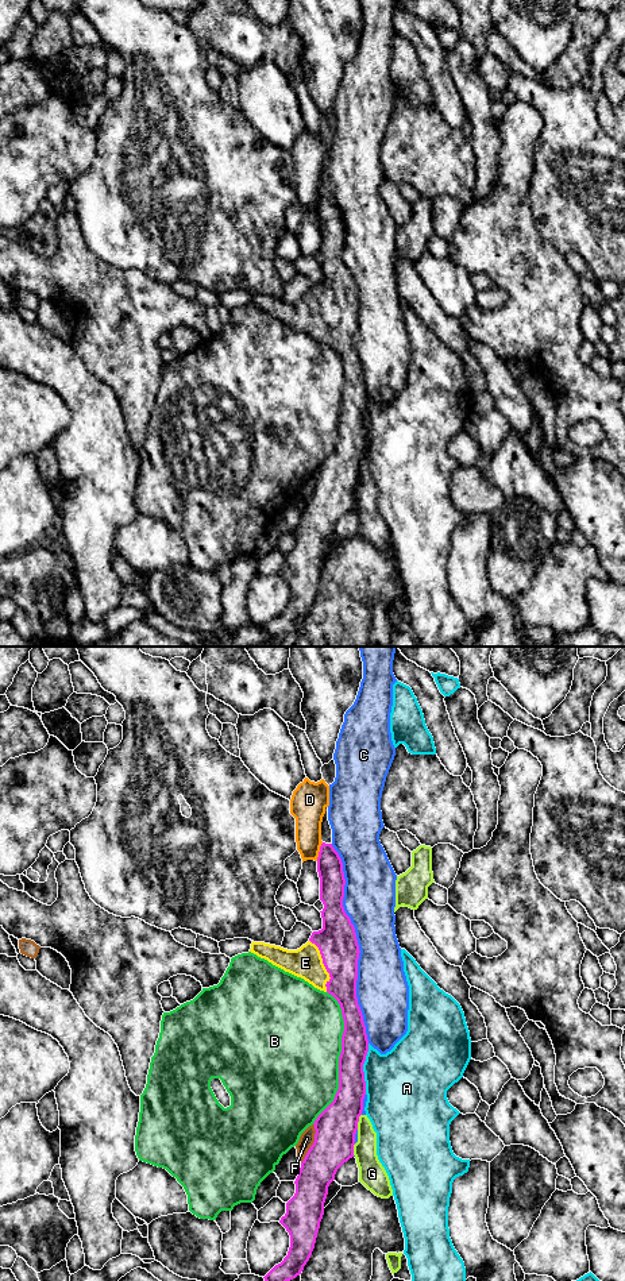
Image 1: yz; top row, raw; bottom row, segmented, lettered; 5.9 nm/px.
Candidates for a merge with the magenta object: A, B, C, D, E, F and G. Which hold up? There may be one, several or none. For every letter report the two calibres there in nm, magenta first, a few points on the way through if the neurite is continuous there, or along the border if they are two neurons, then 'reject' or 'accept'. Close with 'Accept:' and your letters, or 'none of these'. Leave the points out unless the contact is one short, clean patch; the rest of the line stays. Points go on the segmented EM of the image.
A: 190/420 nm | reject
B: 160/500 nm | reject
C: 240/280 nm | reject
D: 160/180 nm | reject
E: 240/190 nm | across yz (336, 941), (324, 965), (305, 963) | accept
F: 240/90 nm | along yz (313, 1123), (313, 1143), (301, 1162) | reject
G: 240/140 nm | reject
Accept: E

